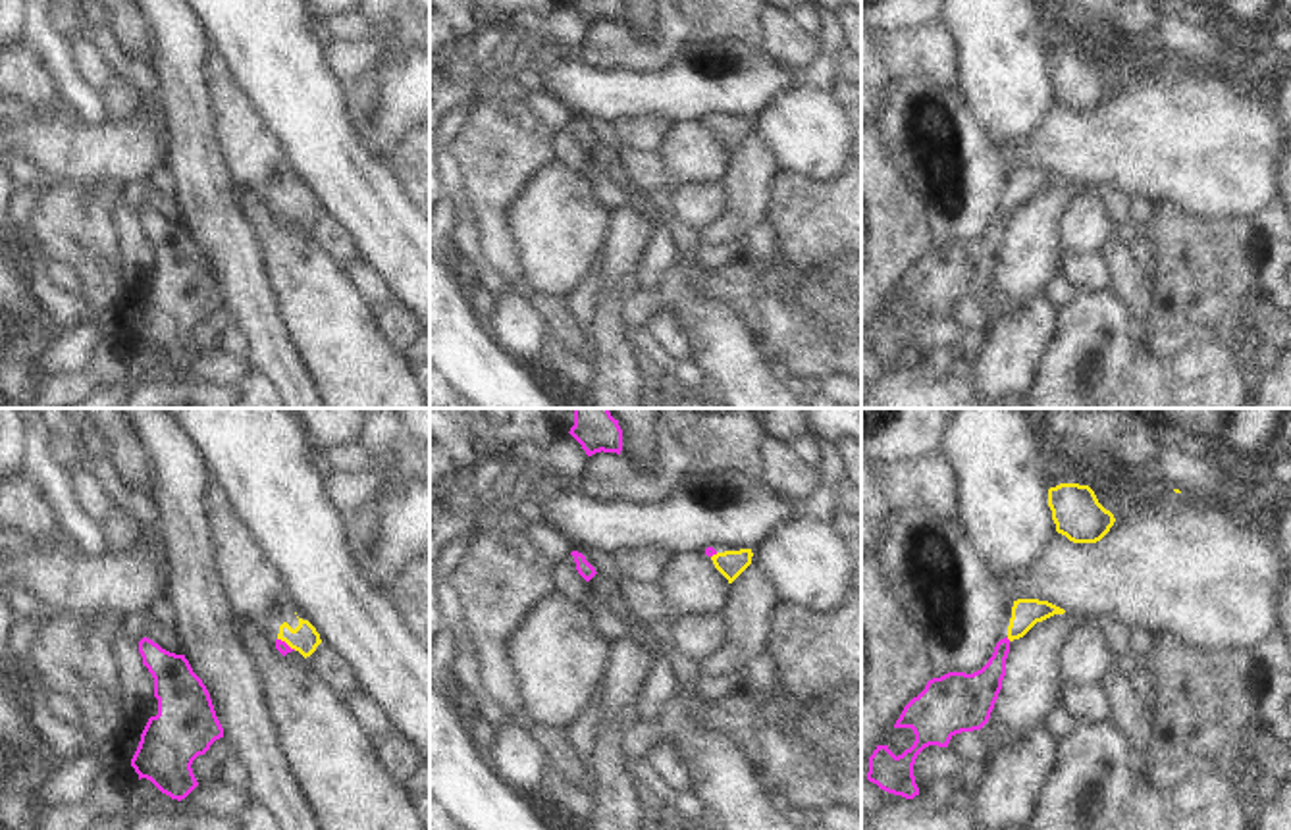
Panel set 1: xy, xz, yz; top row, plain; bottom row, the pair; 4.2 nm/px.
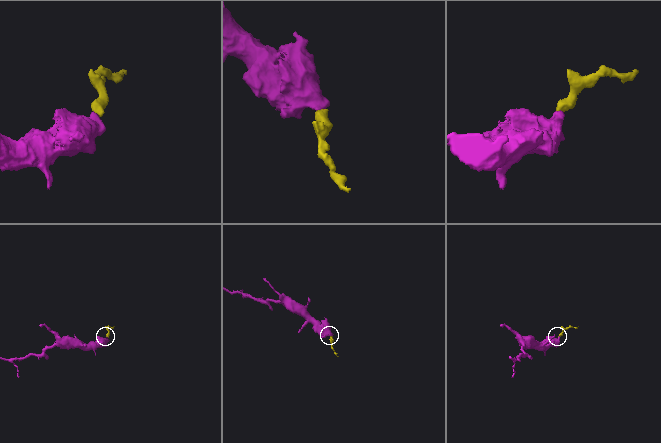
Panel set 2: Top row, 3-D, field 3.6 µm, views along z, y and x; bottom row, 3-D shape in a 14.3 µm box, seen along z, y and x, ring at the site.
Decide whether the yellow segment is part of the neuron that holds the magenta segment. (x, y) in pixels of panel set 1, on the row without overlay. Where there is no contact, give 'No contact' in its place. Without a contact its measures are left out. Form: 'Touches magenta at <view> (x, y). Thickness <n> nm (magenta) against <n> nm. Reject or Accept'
Touches magenta at xy (286, 212). Thickness 50 nm (magenta) against 120 nm. Accept

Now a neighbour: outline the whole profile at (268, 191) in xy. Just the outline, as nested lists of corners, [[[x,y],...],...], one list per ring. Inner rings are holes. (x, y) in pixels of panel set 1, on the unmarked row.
[[[285,160],[277,166],[277,169],[260,185],[243,185],[233,187],[235,202],[243,208],[249,202],[264,202],[268,206],[276,206],[279,202],[279,195],[287,191],[293,198],[299,195],[299,187],[295,179],[289,175]]]

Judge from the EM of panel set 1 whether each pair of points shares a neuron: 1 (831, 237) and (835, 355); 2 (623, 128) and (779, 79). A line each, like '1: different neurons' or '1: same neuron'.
1: different neurons
2: different neurons

